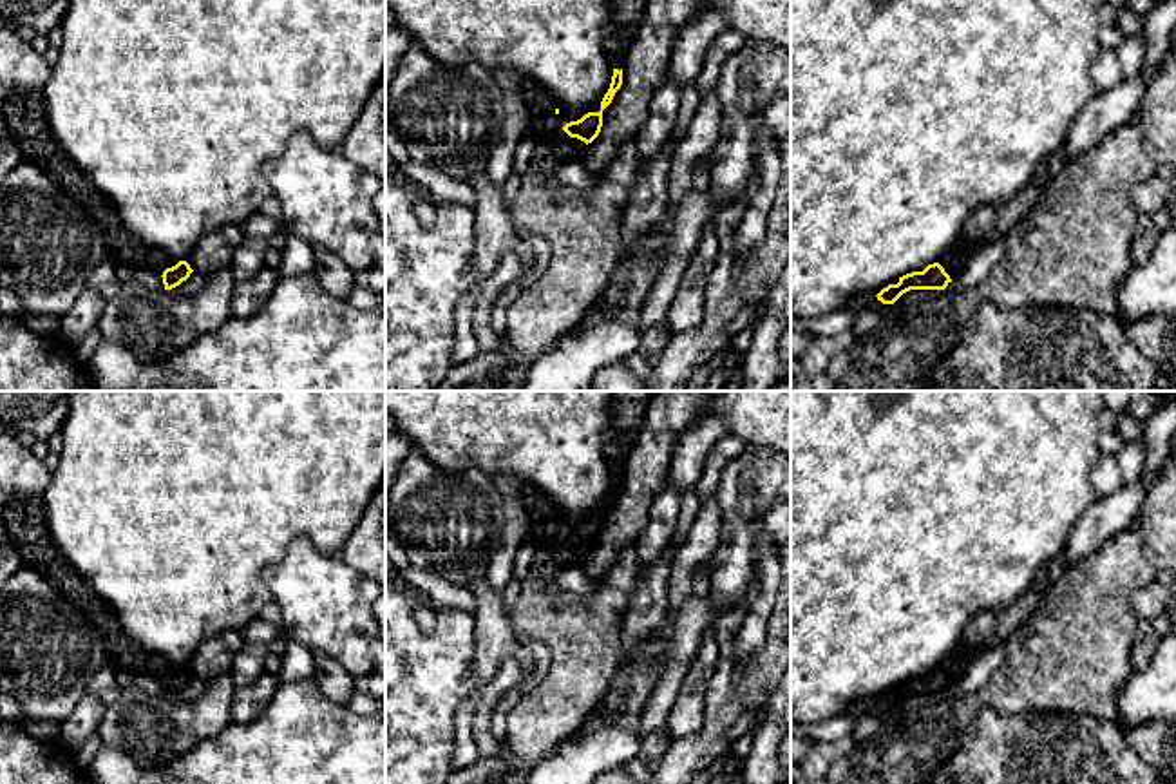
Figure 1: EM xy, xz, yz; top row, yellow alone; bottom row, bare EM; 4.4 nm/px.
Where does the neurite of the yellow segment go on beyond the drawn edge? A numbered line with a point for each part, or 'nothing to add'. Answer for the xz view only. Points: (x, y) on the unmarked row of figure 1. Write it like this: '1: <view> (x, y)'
1: xz (628, 410)
2: xz (565, 553)

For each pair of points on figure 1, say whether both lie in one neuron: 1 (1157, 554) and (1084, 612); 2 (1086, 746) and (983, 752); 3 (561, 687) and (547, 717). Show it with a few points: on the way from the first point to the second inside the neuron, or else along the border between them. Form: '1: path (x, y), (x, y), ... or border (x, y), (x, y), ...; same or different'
1: border (1135, 520), (1140, 531), (1142, 554), (1157, 569); different
2: path (1061, 752), (1008, 752); same
3: path (561, 694), (561, 701), (552, 710); same

